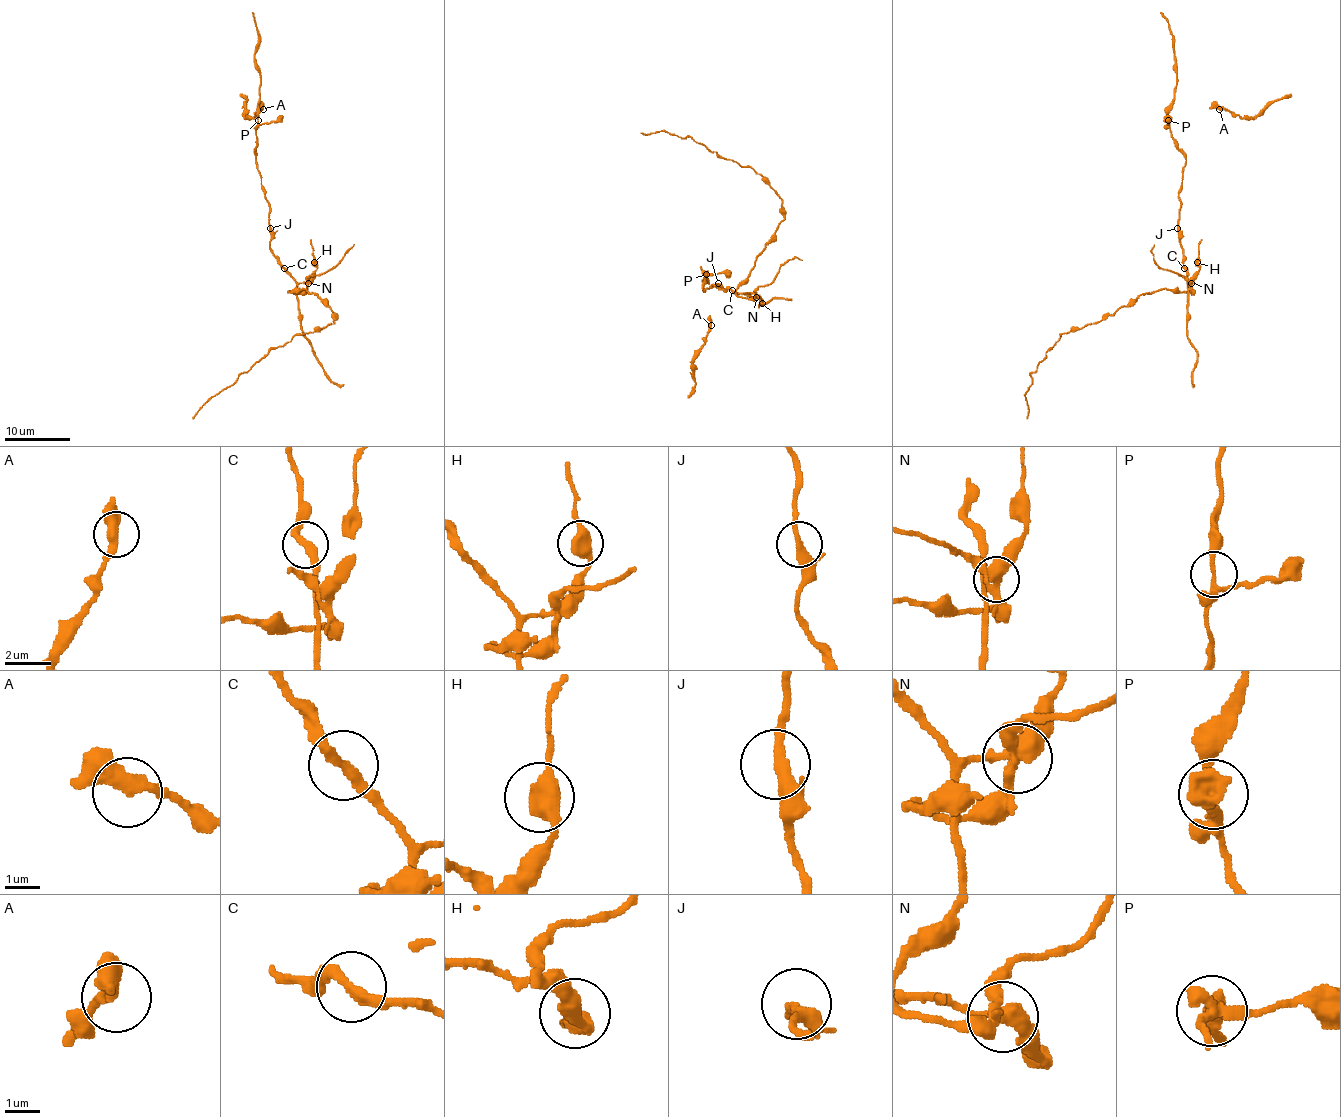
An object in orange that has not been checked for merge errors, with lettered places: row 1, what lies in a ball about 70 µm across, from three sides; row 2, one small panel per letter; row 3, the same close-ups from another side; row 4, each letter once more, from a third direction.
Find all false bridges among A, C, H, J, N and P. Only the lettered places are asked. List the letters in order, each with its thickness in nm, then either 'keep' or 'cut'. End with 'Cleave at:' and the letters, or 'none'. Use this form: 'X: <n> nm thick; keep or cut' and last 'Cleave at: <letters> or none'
A: 400 nm thick; keep
C: 300 nm thick; keep
H: 480 nm thick; keep
J: 260 nm thick; keep
N: 400 nm thick; cut
P: 200 nm thick; keep
Cleave at: N

